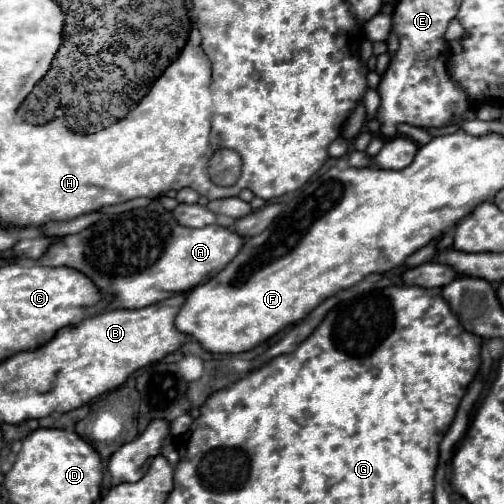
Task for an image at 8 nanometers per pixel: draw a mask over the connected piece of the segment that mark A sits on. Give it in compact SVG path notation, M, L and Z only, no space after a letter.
M132 209L114 217L100 219L98 223L76 235L56 239L52 247L48 247L48 255L44 255L40 263L48 267L70 267L90 277L100 293L112 295L108 309L142 309L162 299L168 299L174 293L186 293L196 285L208 281L210 277L218 275L236 257L242 245L244 239L224 229L222 225L206 225L200 229L192 229L180 225L170 211L156 213L148 209Z

